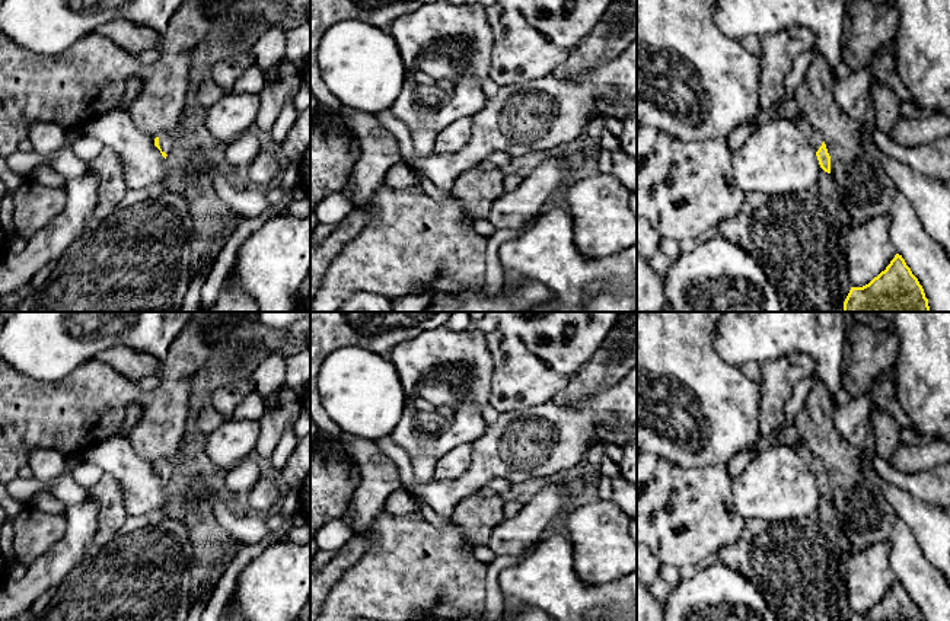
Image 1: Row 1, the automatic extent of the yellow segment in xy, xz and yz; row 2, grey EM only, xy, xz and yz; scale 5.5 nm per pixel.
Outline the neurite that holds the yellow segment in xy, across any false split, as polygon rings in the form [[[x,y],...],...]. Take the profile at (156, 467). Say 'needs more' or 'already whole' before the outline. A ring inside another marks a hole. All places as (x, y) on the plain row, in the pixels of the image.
needs more; [[[182,440],[179,443],[178,452],[168,461],[154,465],[154,472],[160,477],[162,483],[166,485],[168,480],[173,475],[175,466],[179,461],[182,452]]]

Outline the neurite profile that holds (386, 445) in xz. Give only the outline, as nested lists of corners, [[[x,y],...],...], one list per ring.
[[[390,436],[388,437],[380,437],[374,440],[377,448],[389,456],[395,465],[398,466],[401,481],[402,481],[402,488],[404,490],[411,490],[414,488],[414,471],[412,471],[412,464],[409,455],[398,446]]]

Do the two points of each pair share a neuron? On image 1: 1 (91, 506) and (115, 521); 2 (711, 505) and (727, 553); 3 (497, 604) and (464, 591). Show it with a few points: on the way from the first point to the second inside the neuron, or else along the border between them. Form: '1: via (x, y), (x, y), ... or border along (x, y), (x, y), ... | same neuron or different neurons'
1: border along (88, 493), (99, 506), (99, 525), (92, 544) | different neurons
2: border along (746, 521), (742, 532), (716, 554) | different neurons
3: border along (488, 566), (487, 596), (483, 605) | different neurons

